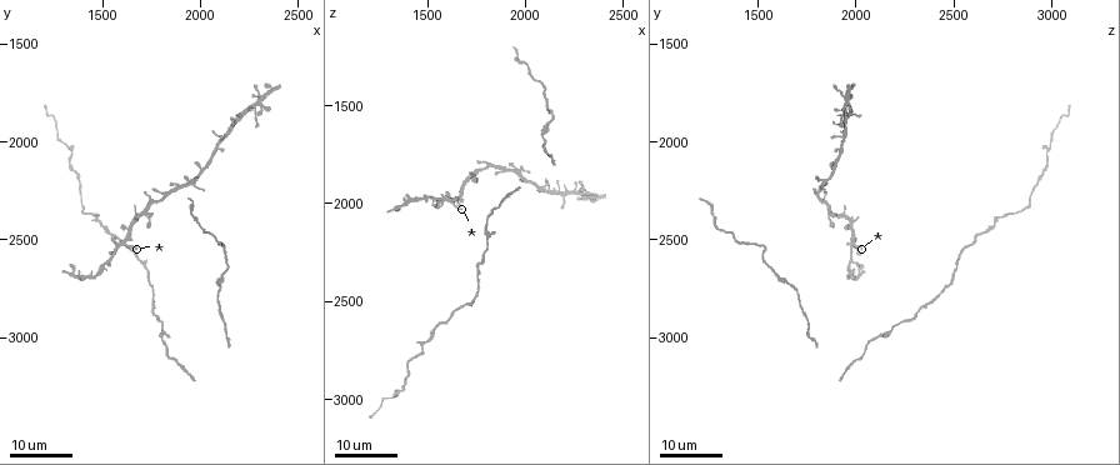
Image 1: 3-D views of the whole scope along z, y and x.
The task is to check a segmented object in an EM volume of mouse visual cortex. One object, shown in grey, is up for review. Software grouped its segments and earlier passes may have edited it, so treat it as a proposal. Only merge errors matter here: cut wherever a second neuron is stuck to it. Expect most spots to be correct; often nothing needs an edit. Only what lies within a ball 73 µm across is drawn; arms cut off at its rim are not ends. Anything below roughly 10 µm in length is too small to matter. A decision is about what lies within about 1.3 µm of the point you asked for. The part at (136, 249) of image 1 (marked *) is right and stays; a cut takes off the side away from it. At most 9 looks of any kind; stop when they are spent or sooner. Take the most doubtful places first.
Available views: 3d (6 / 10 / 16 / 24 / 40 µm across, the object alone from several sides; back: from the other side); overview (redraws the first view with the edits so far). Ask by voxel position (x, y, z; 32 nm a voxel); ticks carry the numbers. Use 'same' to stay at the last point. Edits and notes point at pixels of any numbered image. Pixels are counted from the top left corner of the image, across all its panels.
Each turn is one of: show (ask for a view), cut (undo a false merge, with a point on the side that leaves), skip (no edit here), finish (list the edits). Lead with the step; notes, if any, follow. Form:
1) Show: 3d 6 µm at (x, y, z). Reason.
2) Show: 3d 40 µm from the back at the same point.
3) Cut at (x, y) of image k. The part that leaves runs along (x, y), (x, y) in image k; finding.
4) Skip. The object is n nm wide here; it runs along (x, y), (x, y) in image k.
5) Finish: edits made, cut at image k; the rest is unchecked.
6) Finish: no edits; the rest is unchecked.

Show: 3d 16 µm at (1960, 2210, 1830). Looks like a crossing.

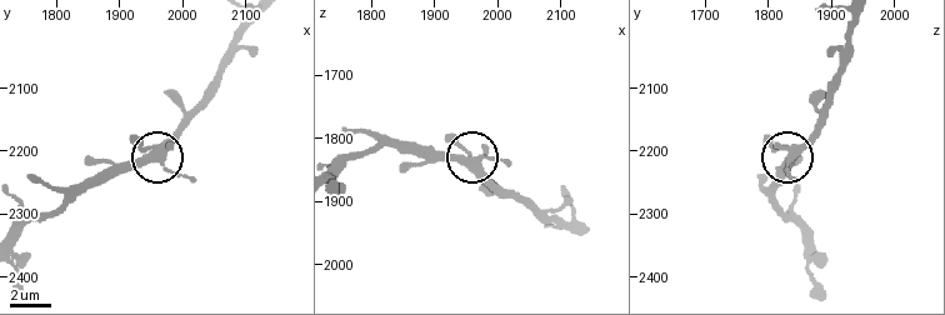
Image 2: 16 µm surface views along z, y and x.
Show: 3d 6 µm at (1970, 2220, 1835).

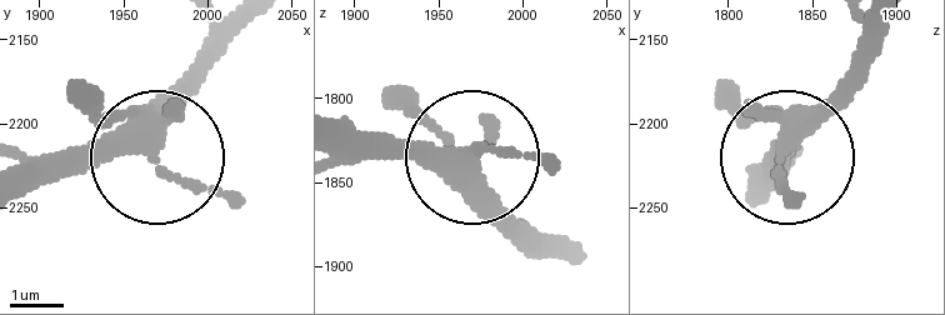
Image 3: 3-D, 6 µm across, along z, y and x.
Skip. It runs along (753, 193), (879, 54) in image 3; all the same neuron.

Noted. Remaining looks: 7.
Show: 3d 24 µm at (1480, 2380, 2730).

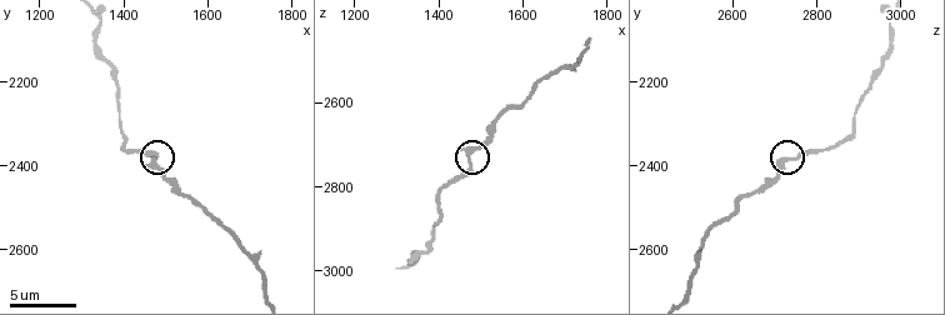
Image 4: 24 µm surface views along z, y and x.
Show: 3d 10 µm at (1480, 2390, 2745).

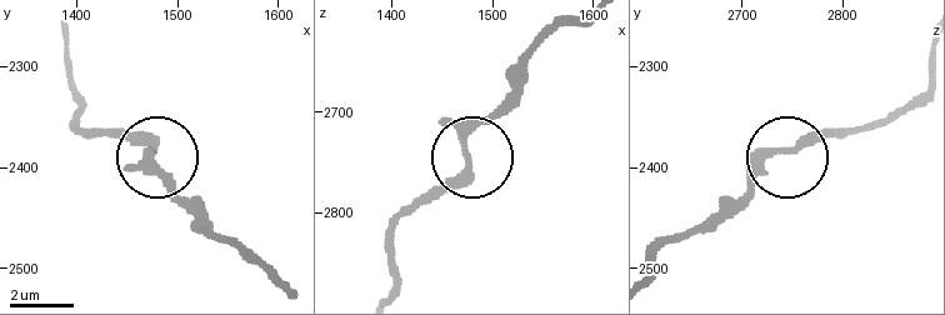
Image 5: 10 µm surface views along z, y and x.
Skip. It runs along (565, 23), (476, 128), (465, 168), (423, 205) in image 5; continuous, no second neuron.

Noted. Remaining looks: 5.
Show: 3d 10 µm at (1340, 2045, 2980). Three arms meet.

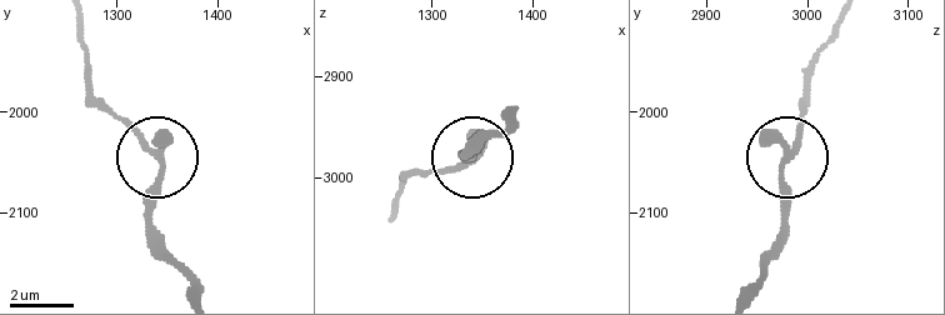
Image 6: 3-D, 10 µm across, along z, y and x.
Skip. The object is 210 nm wide here; it runs along (746, 293), (779, 236), (779, 173), (809, 94) in image 6; one neuron here.

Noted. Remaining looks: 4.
Show: 3d 24 µm at (1600, 2500, 1990). Arms part here.

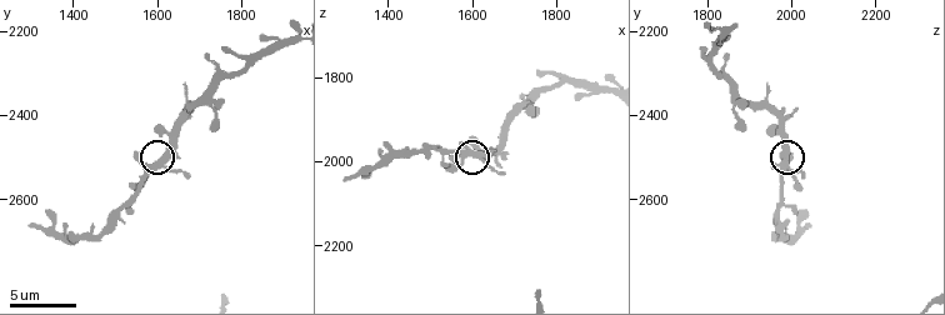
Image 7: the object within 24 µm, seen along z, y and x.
Show: 3d 6 µm at (1610, 2510, 1985).

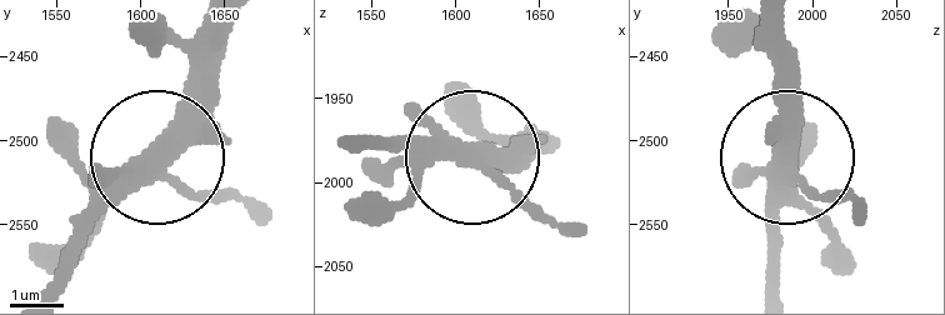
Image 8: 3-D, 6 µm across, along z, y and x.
Skip. The object is 370 nm wide here; it runs along (859, 221), (793, 163), (779, 243) in image 8; all the same neuron.

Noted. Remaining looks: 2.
Finish: no edits; the rest is unchecked.

